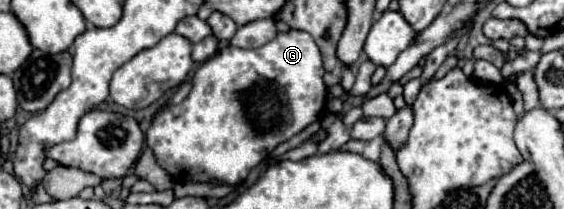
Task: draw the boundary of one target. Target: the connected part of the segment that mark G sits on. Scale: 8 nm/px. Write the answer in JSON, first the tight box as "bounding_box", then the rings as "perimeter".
{"bounding_box":[147,31,325,185],"perimeter":[[[289,31],[289,33],[279,33],[271,43],[263,45],[263,47],[257,47],[257,49],[239,49],[239,47],[225,47],[221,49],[217,55],[213,55],[211,59],[207,59],[193,75],[193,89],[191,93],[187,95],[187,99],[175,107],[161,107],[147,131],[147,147],[153,151],[157,163],[161,169],[165,169],[175,181],[179,183],[185,183],[185,181],[193,181],[193,183],[225,183],[225,185],[237,185],[241,183],[249,171],[253,167],[257,167],[279,143],[283,141],[289,141],[293,135],[301,133],[307,125],[311,125],[313,121],[319,119],[321,115],[321,109],[325,105],[325,83],[323,83],[323,75],[325,75],[325,69],[323,69],[323,61],[321,61],[321,53],[319,53],[319,47],[315,45],[315,41],[311,39],[311,35],[307,35],[305,31]]]}

